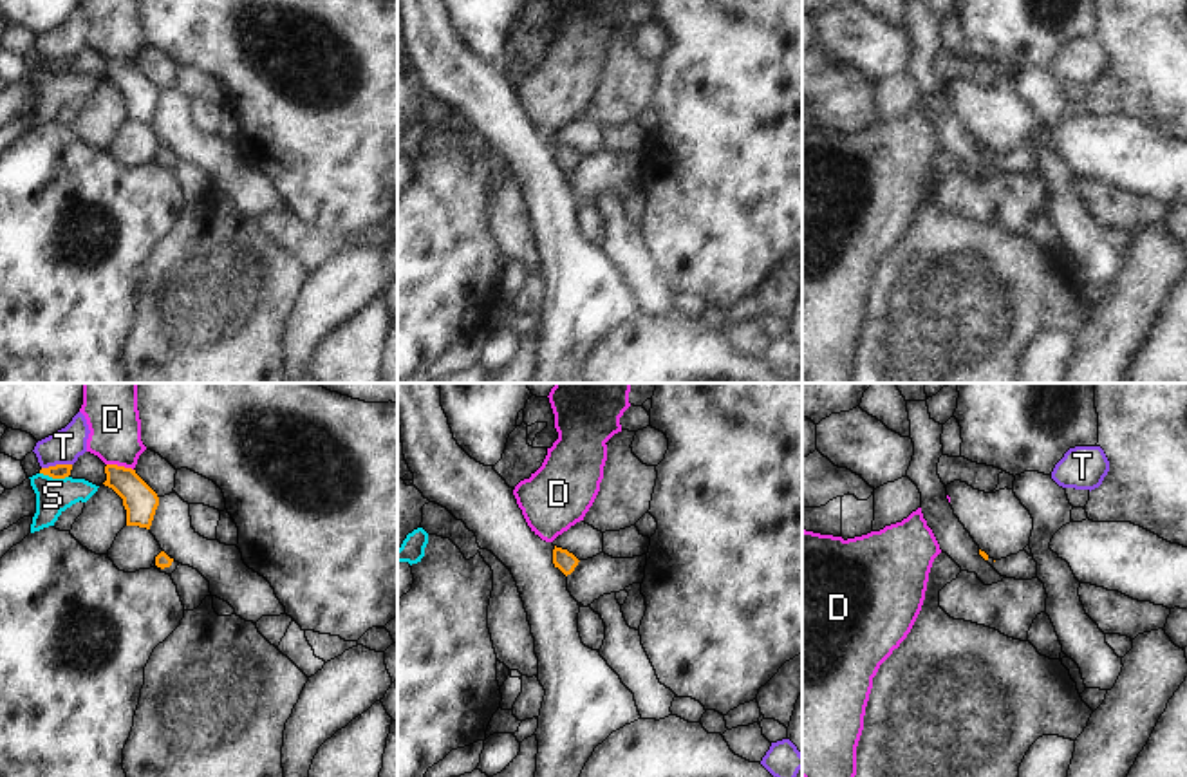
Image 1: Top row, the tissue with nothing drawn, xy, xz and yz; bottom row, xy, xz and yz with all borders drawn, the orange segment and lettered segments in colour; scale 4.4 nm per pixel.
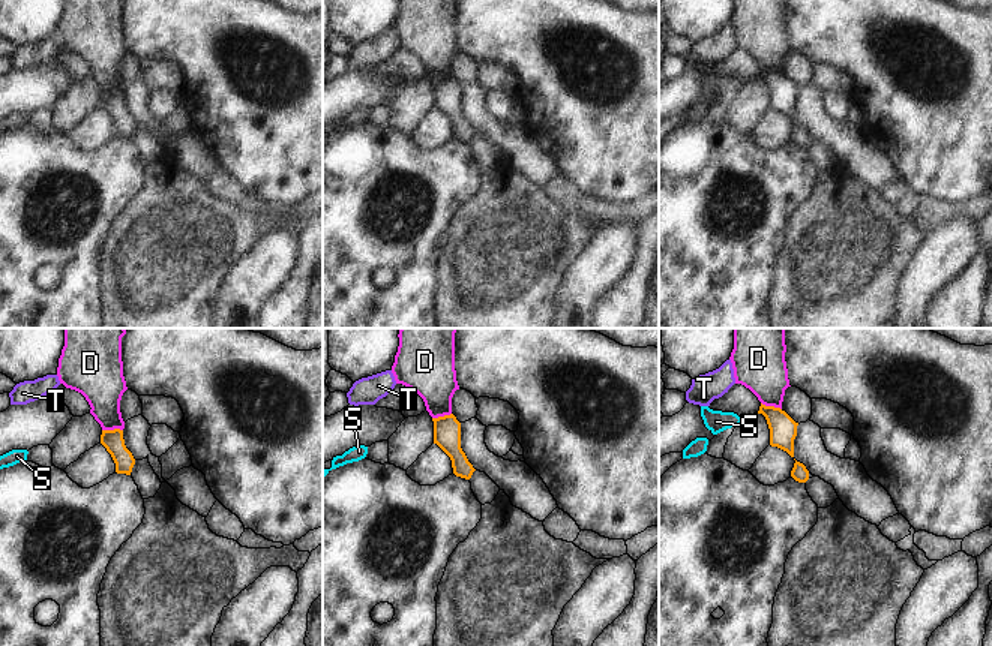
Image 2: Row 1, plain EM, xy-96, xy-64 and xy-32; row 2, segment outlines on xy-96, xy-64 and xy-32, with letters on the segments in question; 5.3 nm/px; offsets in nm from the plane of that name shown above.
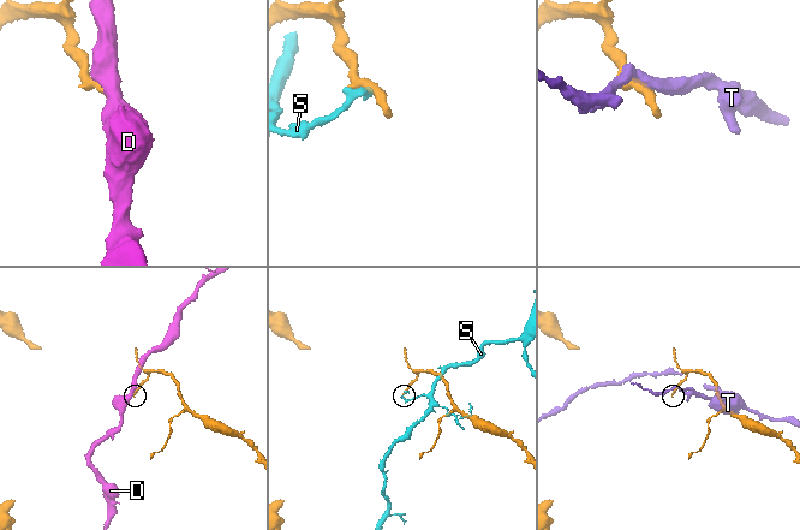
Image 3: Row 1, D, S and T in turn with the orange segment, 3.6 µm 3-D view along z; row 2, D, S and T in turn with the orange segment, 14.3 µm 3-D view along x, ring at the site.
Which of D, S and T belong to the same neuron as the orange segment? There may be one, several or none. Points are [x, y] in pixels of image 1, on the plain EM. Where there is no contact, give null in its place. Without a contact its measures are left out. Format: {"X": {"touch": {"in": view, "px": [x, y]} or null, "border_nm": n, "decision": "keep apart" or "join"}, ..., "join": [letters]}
{"D": {"touch": {"in": "xy", "px": [120, 62]}, "border_nm": 120, "decision": "keep apart"}, "S": {"touch": {"in": "xy", "px": [55, 73]}, "border_nm": 130, "decision": "keep apart"}, "T": {"touch": {"in": "xy", "px": [56, 60]}, "border_nm": 140, "decision": "keep apart"}, "join": []}

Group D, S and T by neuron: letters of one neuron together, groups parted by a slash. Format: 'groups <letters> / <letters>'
groups D / S / T

